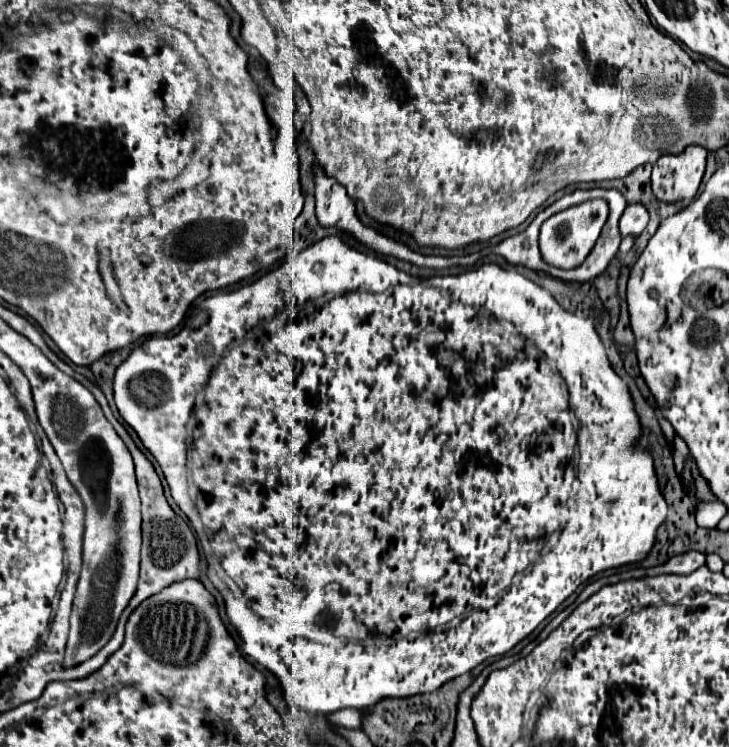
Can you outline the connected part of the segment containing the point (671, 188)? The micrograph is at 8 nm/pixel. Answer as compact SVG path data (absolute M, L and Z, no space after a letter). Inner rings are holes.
M690 145L678 155L662 155L652 169L652 191L660 201L692 201L706 167L706 149Z

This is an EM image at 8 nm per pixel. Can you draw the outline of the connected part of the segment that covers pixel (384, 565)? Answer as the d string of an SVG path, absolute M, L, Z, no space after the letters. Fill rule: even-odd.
M330 235L330 237L324 237L324 239L322 239L322 241L318 241L318 243L314 243L314 245L310 245L310 247L306 247L306 249L304 249L304 251L302 251L302 253L300 253L300 255L298 255L298 257L294 257L294 259L290 259L290 261L286 261L286 263L282 263L282 265L280 265L280 267L278 267L278 269L274 269L274 271L270 271L270 273L266 273L266 275L262 275L262 277L260 277L260 279L258 279L258 281L254 281L254 283L250 283L250 285L244 285L244 287L240 287L240 289L234 289L234 291L221 291L221 290L219 290L219 291L218 291L218 292L216 292L216 293L214 293L214 294L212 294L212 295L210 295L210 296L208 296L208 299L204 299L204 301L202 301L202 303L200 303L200 305L198 305L198 307L196 307L196 309L194 309L194 311L192 311L192 313L190 313L190 317L188 317L188 321L186 321L186 325L184 325L184 327L182 327L182 331L180 331L180 333L176 333L176 335L174 335L174 337L156 337L156 339L148 339L148 341L146 341L146 343L144 343L144 345L140 345L140 347L138 347L138 349L134 349L134 351L132 351L132 353L130 353L130 355L128 355L128 359L126 359L126 361L124 361L124 363L122 363L122 365L120 365L120 367L118 367L118 369L116 369L116 375L114 375L114 401L116 401L116 407L118 407L118 411L120 411L120 415L122 415L122 419L124 419L124 421L126 421L126 423L128 423L128 425L130 425L130 427L132 427L132 429L134 429L134 431L136 431L136 433L138 433L138 437L140 437L140 439L142 439L142 443L144 443L144 447L146 447L146 449L148 449L148 451L150 451L150 453L152 453L152 455L154 455L154 457L156 457L156 461L158 461L158 463L160 463L160 467L162 467L162 471L164 471L164 475L166 475L166 479L168 479L168 485L170 485L170 491L172 491L172 497L174 497L174 501L176 501L176 503L178 503L178 507L180 507L180 509L182 509L182 511L184 511L184 513L186 513L186 515L188 515L188 519L190 519L190 521L192 521L192 527L194 527L194 531L196 531L196 535L198 535L198 539L199 539L199 543L200 543L200 545L201 545L201 546L202 546L202 550L203 550L203 553L204 553L204 555L205 555L205 557L206 557L206 561L207 561L207 560L208 560L208 561L207 561L207 568L206 568L206 573L207 573L207 572L208 572L208 577L210 577L210 581L212 581L212 583L214 583L214 585L216 585L216 587L218 587L218 589L220 589L220 593L222 593L222 597L224 597L224 601L226 601L226 615L228 615L228 619L230 619L230 623L232 623L232 625L234 625L234 627L236 627L236 631L238 631L238 635L240 635L240 639L242 639L242 651L244 651L244 653L246 653L246 655L250 655L250 657L252 657L252 659L256 659L256 661L258 661L258 663L260 663L260 665L262 665L262 667L266 667L266 669L268 669L268 671L272 671L272 673L274 673L274 675L276 675L276 677L278 677L278 679L280 679L280 681L282 681L282 685L284 685L284 695L286 695L286 699L288 699L288 703L290 703L290 707L294 707L294 709L308 709L308 711L322 711L322 713L326 713L326 715L328 715L328 713L334 713L334 711L338 711L338 709L344 709L344 707L354 707L354 709L364 709L364 707L368 707L368 705L372 705L372 703L378 703L378 701L380 701L380 699L384 699L384 697L408 697L408 695L416 695L416 693L430 693L430 691L436 691L436 689L438 689L438 687L440 687L440 685L442 685L442 683L446 683L446 681L450 681L450 679L454 679L454 677L458 677L458 675L462 675L462 673L466 673L466 671L470 671L470 669L474 669L474 667L476 667L476 665L480 665L480 663L482 663L482 661L486 661L486 659L490 659L490 657L498 657L498 655L504 655L504 653L506 653L506 651L510 651L510 649L512 649L512 647L514 647L514 645L516 645L516 643L518 643L518 641L522 641L522 639L524 639L524 637L526 637L526 635L530 635L530 633L532 633L532 631L534 631L534 629L536 629L536 627L538 627L538 625L540 625L540 623L542 623L542 621L544 621L544 619L546 619L546 617L548 617L548 615L550 615L550 613L552 613L552 611L554 611L554 609L556 609L556 607L558 607L558 605L560 605L560 603L562 603L562 601L564 601L564 599L566 599L566 597L568 597L568 595L570 595L570 593L572 593L572 591L574 591L574 589L576 589L576 587L578 587L578 585L580 585L580 583L584 583L584 581L586 581L586 579L590 579L590 577L592 577L592 575L596 575L596 573L600 573L600 571L604 571L604 569L612 569L612 567L620 567L620 565L624 565L624 563L634 563L634 561L642 561L642 559L644 559L644 557L646 557L646 555L648 555L648 551L650 551L650 547L652 547L652 543L654 543L654 537L656 537L656 529L658 529L658 525L660 525L660 523L662 523L662 521L664 521L664 519L666 519L666 501L664 501L664 497L662 497L662 493L660 493L660 489L658 489L658 479L657 479L657 476L656 476L656 473L655 473L655 469L654 469L654 463L652 463L652 457L650 457L650 453L648 453L648 451L646 451L646 449L642 449L642 447L638 447L638 445L636 445L636 439L638 439L638 435L641 435L641 434L642 434L642 431L641 431L641 428L640 428L640 423L639 423L639 418L638 418L638 416L637 416L637 414L636 414L636 412L635 412L635 410L634 410L634 405L632 405L632 399L630 399L630 393L628 393L628 387L626 387L626 383L624 383L624 381L622 381L622 379L620 379L620 377L618 377L618 375L616 375L616 373L614 373L614 369L612 369L612 367L610 367L610 361L608 361L608 357L606 357L606 351L604 351L604 345L602 345L602 341L600 341L600 337L598 337L598 333L596 333L596 329L594 329L594 323L592 323L592 321L590 321L590 319L584 319L584 317L576 317L576 315L572 315L572 313L568 313L568 311L564 311L564 309L562 309L562 307L560 307L560 305L558 305L558 303L556 303L556 299L554 299L554 297L552 297L552 295L550 295L550 293L548 293L548 291L546 291L546 289L542 289L542 287L538 287L538 285L536 285L536 283L532 283L532 281L528 281L528 279L526 279L526 277L524 277L524 275L520 275L520 273L516 273L516 271L506 271L506 269L502 269L502 267L498 267L498 265L494 265L494 263L488 263L488 265L480 265L480 267L476 267L476 269L472 269L472 271L466 271L466 273L460 273L460 275L446 275L446 277L434 277L434 279L430 279L430 283L424 283L424 285L414 285L414 287L410 287L410 285L406 285L406 283L400 283L400 281L398 281L398 271L396 271L396 269L394 269L394 267L392 267L392 265L388 265L388 263L384 263L384 261L380 261L380 259L376 259L376 257L374 257L374 255L366 255L366 253L358 253L358 251L356 251L356 249L352 249L352 247L348 247L348 245L346 245L346 243L344 243L344 241L340 241L340 239L338 239L338 237L336 237L336 235ZM577 431L578 431L578 457L580 457L580 459L578 459L578 475L576 475L576 472L577 472L577 471L576 471L576 467L575 467L575 465L574 465L574 464L573 464L573 462L572 462L572 453L574 453L574 445L577 445ZM576 494L578 494L578 499L576 499L576 501L574 501L574 499L569 499L569 498L571 498L571 497L572 497L572 496L573 496L573 495L576 495ZM562 507L568 507L568 515L570 515L570 517L568 517L568 521L566 521L566 523L564 523L564 531L562 531L562 533L560 533L560 535L558 535L558 543L556 543L556 545L554 545L554 547L552 547L552 549L550 549L550 551L548 551L548 553L544 553L544 555L540 555L540 551L542 551L542 547L544 547L544 543L546 543L546 535L550 535L550 533L552 533L552 531L556 531L556 529L558 529L558 527L560 527L560 517L562 517ZM224 571L226 571L226 573L228 573L228 575L230 575L230 577L232 577L232 579L234 579L234 581L236 581L236 585L238 585L238 587L240 587L240 589L242 589L242 591L244 591L244 595L246 595L246 597L248 597L248 599L250 599L250 607L252 607L252 609L254 609L254 611L256 611L256 613L258 613L258 615L256 615L256 613L254 613L254 611L252 611L252 609L250 609L250 607L248 607L248 599L244 599L244 595L240 595L240 589L238 589L238 587L236 587L236 585L234 585L234 583L232 583L232 579L228 579L228 575L224 575ZM496 599L498 599L498 603L496 603L496 605L492 605L492 607L488 607L488 609L482 609L482 607L484 607L484 605L486 605L486 603L492 603L492 601L496 601ZM462 615L464 615L464 619L460 619L460 623L458 623L458 625L456 625L456 627L452 627L452 629L436 629L436 627L438 627L438 625L442 625L442 623L446 623L446 621L452 621L452 619L454 619L454 617L462 617Z

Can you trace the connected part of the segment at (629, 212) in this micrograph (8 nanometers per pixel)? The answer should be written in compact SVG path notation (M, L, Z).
M632 203L624 209L624 213L620 217L620 233L622 233L622 237L626 237L626 235L638 237L644 231L646 223L648 223L646 207L640 203Z

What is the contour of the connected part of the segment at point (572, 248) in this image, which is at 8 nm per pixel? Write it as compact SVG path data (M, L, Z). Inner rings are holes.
M590 199L590 201L584 201L580 205L572 205L560 213L548 217L542 223L540 239L538 239L544 261L550 265L556 265L560 269L578 267L586 259L586 255L592 251L606 219L608 219L608 203L604 199Z

